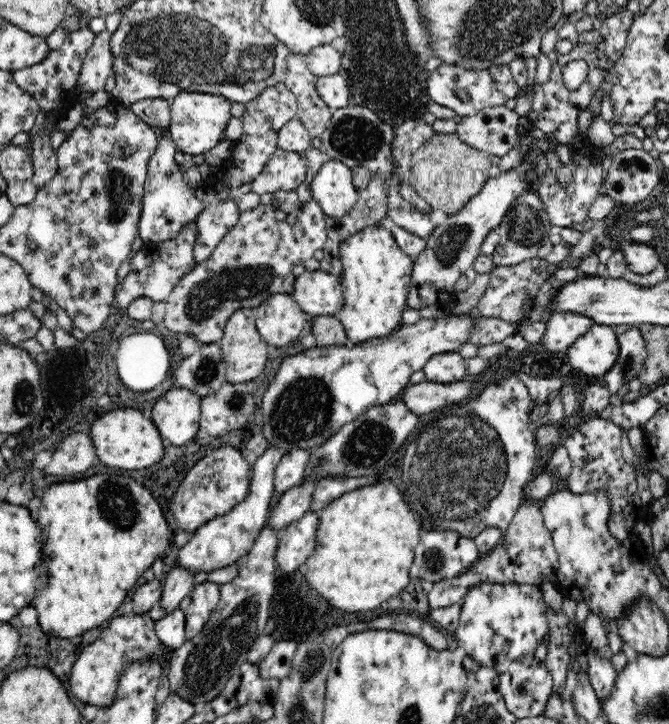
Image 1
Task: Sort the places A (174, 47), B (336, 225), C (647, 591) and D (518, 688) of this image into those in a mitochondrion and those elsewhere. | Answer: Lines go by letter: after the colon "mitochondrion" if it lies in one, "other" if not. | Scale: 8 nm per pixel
A: mitochondrion
B: other
C: other
D: mitochondrion

